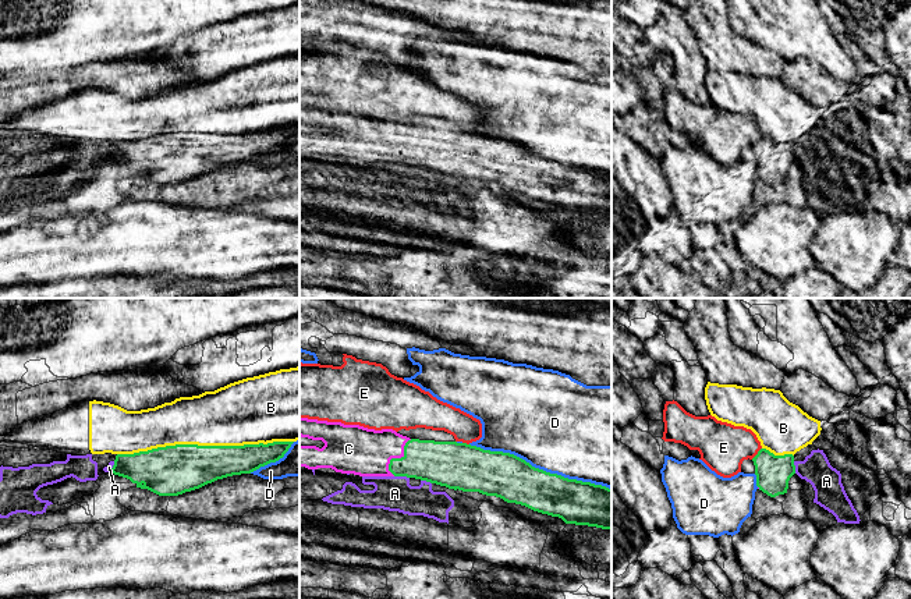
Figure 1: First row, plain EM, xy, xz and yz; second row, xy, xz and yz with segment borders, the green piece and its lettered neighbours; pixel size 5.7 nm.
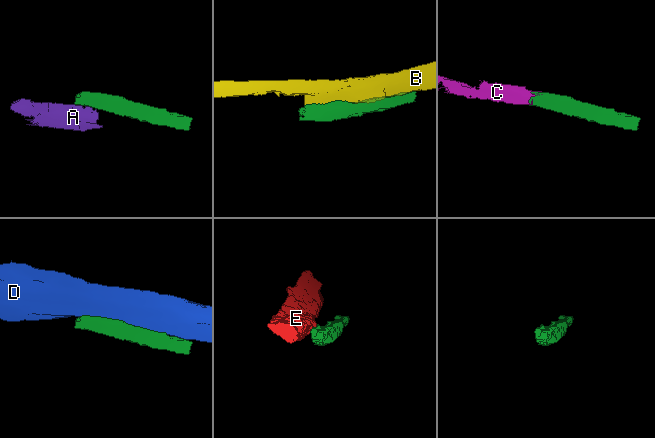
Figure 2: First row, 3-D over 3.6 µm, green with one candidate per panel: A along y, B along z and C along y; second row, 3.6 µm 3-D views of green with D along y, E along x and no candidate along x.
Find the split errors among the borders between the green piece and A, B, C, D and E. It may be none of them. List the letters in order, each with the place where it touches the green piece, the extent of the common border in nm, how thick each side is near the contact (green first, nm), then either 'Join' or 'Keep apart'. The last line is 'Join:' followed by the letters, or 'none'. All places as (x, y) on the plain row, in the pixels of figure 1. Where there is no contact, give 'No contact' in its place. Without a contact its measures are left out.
A: Touches green at xz (401, 163). Shared border 90 nm. Thickness 260 nm (green) against 200 nm. Keep apart
B: Touches green at xy (205, 134). Shared border 1000 nm. Thickness 280 nm (green) against 360 nm. Keep apart
C: Touches green at xz (397, 146). Shared border 240 nm. Thickness 240 nm (green) against 280 nm. Join
D: Touches green at xz (541, 158). Shared border 850 nm. Thickness 260 nm (green) against 500 nm. Keep apart
E: Touches green at yz (758, 141). Shared border 90 nm. Thickness 200 nm (green) against 280 nm. Keep apart
Join: C

